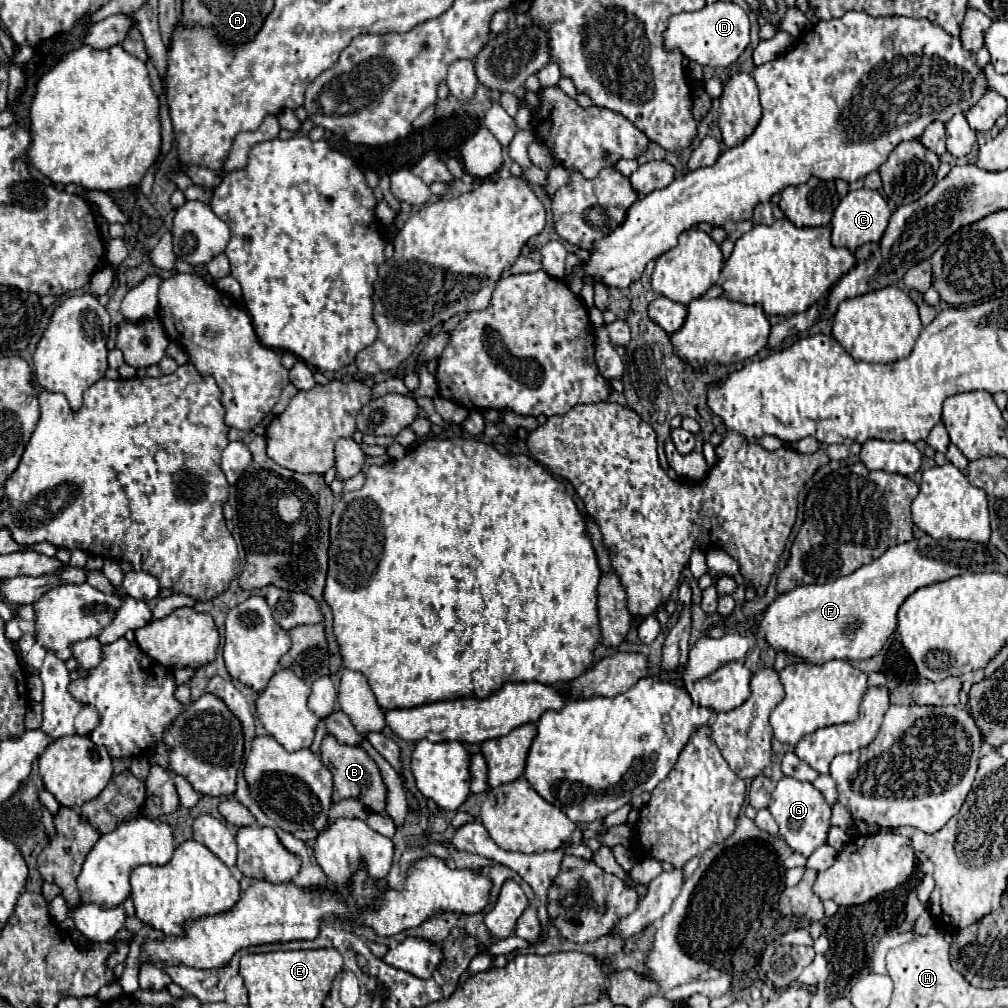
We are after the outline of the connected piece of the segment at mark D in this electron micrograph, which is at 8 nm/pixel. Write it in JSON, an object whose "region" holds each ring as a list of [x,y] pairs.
{"region":[[[717,1],[705,5],[701,11],[679,13],[669,19],[669,27],[663,33],[665,49],[679,49],[685,57],[699,65],[709,67],[729,67],[733,65],[749,45],[749,17],[737,3]]]}

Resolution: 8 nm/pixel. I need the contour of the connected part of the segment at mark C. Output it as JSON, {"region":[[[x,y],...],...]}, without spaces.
{"region":[[[859,189],[859,191],[849,191],[841,203],[837,205],[833,219],[831,219],[831,243],[833,247],[845,247],[849,251],[859,249],[865,243],[877,243],[889,223],[889,205],[887,201],[871,189]]]}

